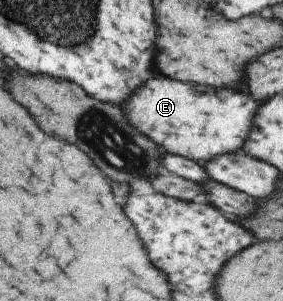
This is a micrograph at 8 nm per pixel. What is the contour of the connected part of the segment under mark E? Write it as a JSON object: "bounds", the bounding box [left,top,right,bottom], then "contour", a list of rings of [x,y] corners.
{"bounds":[120,77,262,165],"contour":[[[150,77],[120,105],[130,127],[162,147],[166,153],[184,157],[200,165],[218,157],[240,151],[248,137],[252,117],[262,103],[247,91],[212,89],[170,81],[166,77]]]}

